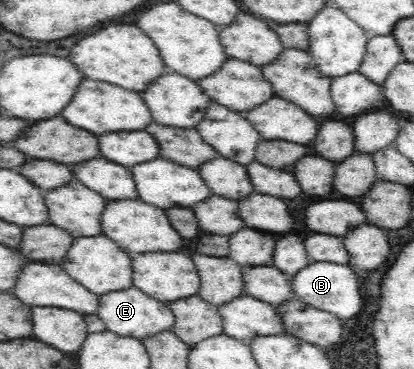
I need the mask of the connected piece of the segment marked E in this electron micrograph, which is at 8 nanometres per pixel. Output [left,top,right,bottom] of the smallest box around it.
[97,286,174,340]

